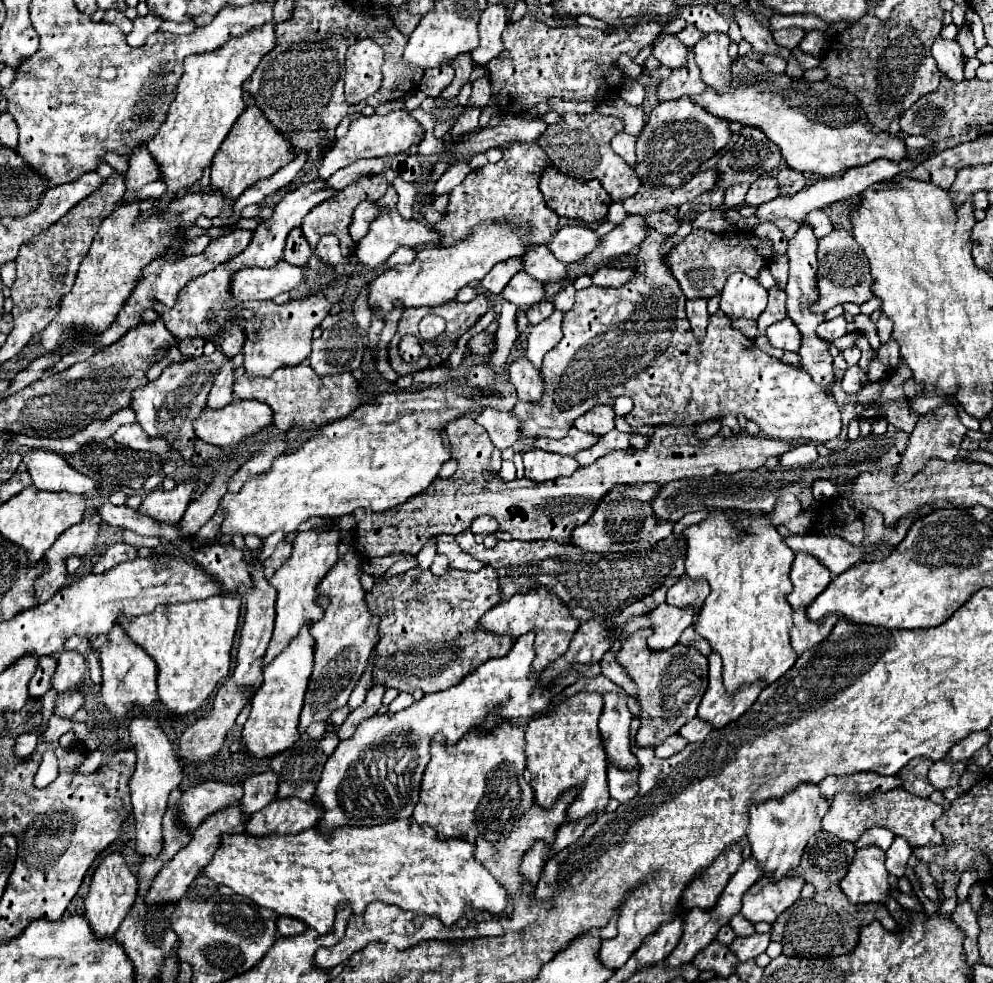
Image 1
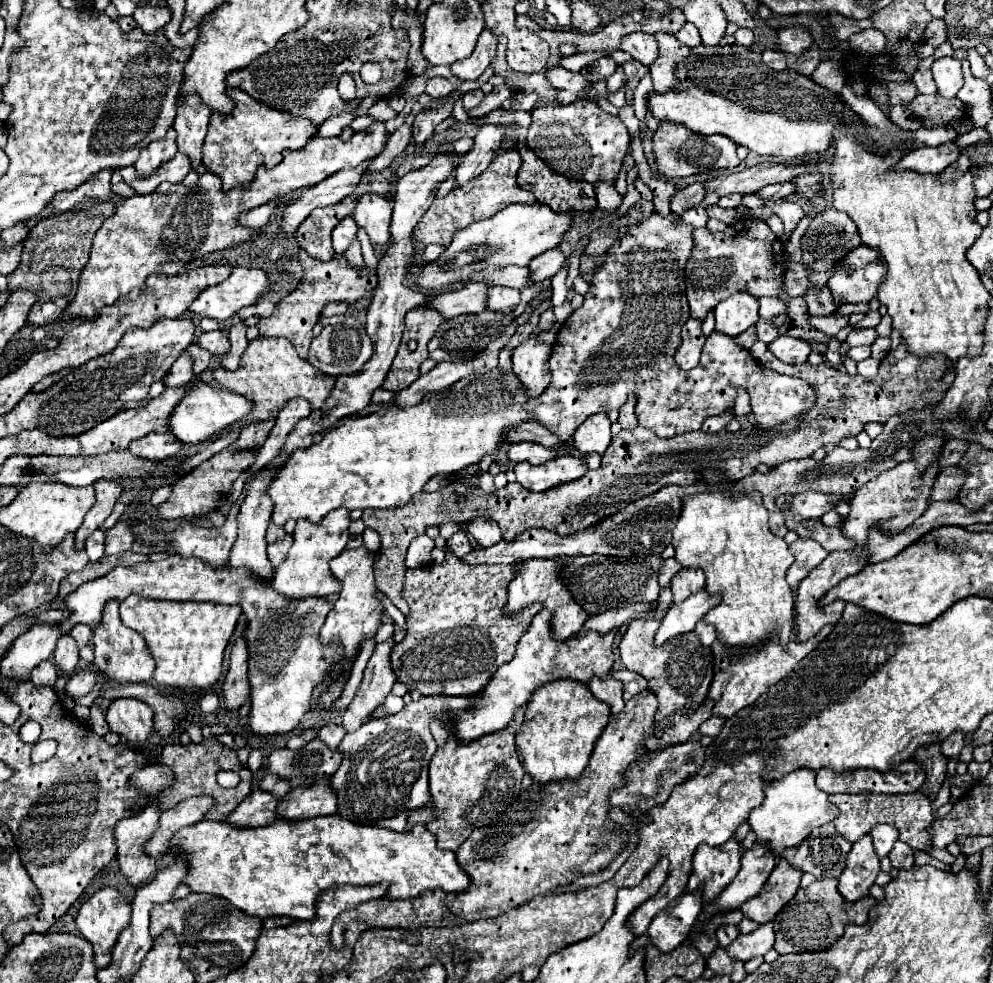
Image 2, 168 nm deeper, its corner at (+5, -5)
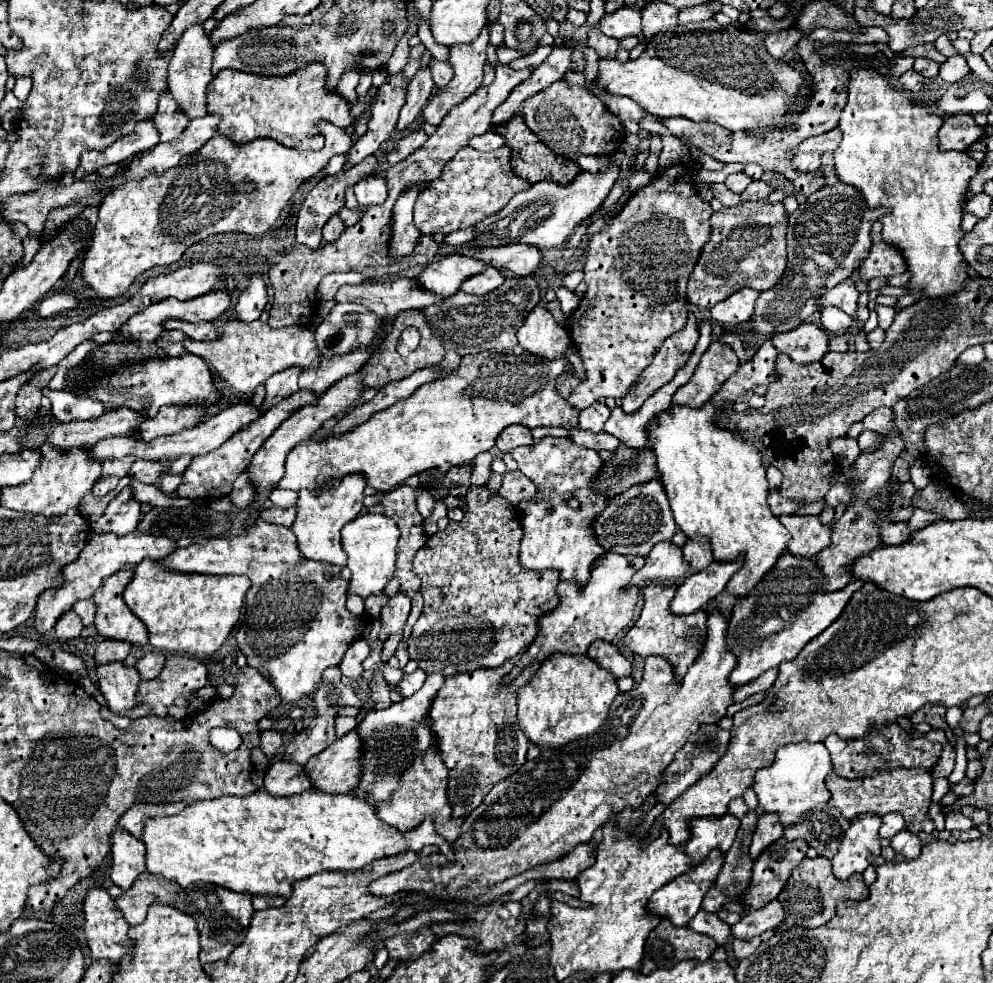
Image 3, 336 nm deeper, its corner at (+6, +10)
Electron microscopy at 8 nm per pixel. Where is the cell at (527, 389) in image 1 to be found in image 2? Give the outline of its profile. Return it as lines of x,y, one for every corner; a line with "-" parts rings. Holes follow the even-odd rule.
536,336
524,340
518,348
514,348
512,362
514,372
520,382
528,388
528,396
540,396
550,384
550,368
548,358
552,356
552,344
538,340

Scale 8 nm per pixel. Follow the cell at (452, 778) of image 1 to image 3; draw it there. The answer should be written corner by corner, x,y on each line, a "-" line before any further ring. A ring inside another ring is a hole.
513,657
497,669
447,677
433,699
429,719
435,733
435,751
449,769
447,803
453,807
453,817
467,817
493,785
511,777
525,763
529,741
517,723
517,691
533,677
537,665
529,665
517,681
505,681
517,661
519,657

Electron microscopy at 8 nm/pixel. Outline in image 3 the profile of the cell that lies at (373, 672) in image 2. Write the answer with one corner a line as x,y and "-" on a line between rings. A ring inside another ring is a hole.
397,593
389,603
381,609
381,627
387,629
391,635
401,631
403,625
407,623
407,615
411,609
411,601
407,595

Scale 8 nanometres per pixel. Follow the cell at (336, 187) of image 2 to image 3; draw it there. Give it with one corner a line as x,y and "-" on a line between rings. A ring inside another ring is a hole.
395,73
395,75
389,75
387,83
383,83
379,87
379,99
373,105
371,119
367,123
367,133
363,137
359,137
355,141
355,145
347,151
347,155
345,155
347,163
357,165
361,159
377,153
381,143
387,141
391,131
395,129
399,109
405,103
407,83
409,81
403,79
401,73

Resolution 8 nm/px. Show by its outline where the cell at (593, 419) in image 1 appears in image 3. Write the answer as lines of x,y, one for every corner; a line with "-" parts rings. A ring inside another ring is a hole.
597,401
579,413
579,427
589,429
593,433
599,433
599,431
603,431
603,425
609,419
609,413
611,411
607,409
607,405

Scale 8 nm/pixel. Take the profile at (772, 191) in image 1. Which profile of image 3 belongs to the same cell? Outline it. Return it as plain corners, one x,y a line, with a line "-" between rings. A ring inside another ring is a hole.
797,153
793,157
793,167
797,171
817,171
821,167
821,153

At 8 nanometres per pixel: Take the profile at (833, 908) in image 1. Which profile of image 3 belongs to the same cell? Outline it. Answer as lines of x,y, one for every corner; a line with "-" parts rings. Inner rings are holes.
825,857
803,859
801,865
797,869
793,869
791,879
787,881
787,885
783,887
783,891
777,897
777,901
785,909
785,919
775,929
775,933
789,931
795,925
799,925
803,929
821,927
835,915
837,903
841,903
845,899
867,899
867,895
869,895
869,889
863,881
863,875
853,875
847,881
839,881
831,873
831,861
829,859
825,859

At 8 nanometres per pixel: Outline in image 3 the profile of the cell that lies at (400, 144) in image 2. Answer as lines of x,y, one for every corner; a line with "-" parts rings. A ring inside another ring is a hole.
423,67
423,69
419,69
417,75
409,81
407,101
405,101
405,105
401,107
399,121
397,121
397,127
395,127
397,133
403,133
405,129
409,129
409,127
413,125
415,117
419,115
419,111
427,105
431,93
433,93
431,73
429,73
429,67

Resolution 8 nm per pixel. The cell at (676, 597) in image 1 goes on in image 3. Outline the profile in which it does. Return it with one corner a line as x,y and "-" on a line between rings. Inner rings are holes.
703,537
687,539
687,543
683,545
683,559
689,563
693,571
703,571
713,561
709,541

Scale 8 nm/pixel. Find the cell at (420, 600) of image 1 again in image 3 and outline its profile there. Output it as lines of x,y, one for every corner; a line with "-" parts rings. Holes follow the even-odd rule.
471,487
465,499
467,509
463,521
449,523
445,531
431,535
413,559
413,573
421,579
425,607
409,635
407,653
427,675
441,673
453,677
457,673
503,665
531,645
537,635
537,617
559,603
555,593
559,583
557,571
529,571
517,563
519,541
523,537
517,511
509,509
509,503
497,491
489,491
487,487

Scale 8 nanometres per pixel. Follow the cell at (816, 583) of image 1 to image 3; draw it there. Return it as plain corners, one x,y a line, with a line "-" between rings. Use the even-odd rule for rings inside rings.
781,515
779,521
791,533
787,551
795,557
813,557
829,545
831,529
821,525
815,515

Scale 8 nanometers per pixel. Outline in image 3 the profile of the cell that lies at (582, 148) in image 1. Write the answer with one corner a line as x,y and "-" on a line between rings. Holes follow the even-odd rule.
563,81
529,97
523,105
523,119
553,153
571,161
579,155
611,155
625,137
619,117
613,115
599,97
591,95
587,87
567,87

